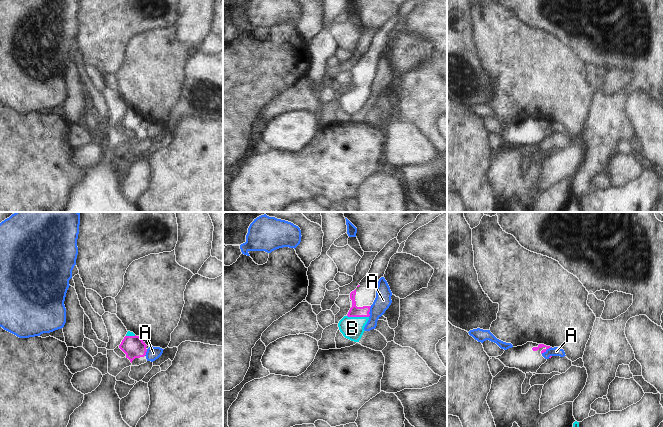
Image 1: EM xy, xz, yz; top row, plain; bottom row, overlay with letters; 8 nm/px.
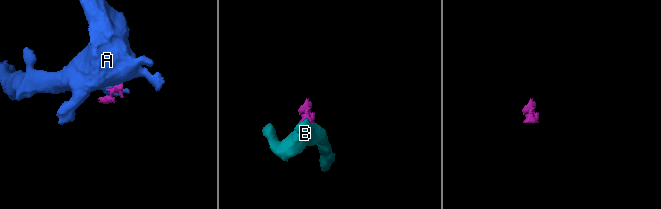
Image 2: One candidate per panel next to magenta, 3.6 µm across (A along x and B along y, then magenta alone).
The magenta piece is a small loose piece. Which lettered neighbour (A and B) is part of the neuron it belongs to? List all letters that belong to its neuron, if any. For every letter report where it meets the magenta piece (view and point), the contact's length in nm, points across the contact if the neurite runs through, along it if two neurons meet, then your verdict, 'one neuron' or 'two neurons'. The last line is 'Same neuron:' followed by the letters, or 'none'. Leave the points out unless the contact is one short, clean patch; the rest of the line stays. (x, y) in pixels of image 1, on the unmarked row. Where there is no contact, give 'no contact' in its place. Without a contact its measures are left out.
A: xz (369, 87) | 90 nm | along xz (371, 82), (368, 92) | two neurons
B: xz (358, 92) | 180 nm | one neuron
Same neuron: B

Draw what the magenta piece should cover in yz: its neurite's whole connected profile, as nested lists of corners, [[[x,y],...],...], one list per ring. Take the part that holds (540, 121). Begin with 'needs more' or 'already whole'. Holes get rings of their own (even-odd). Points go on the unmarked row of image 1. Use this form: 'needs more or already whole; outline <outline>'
needs more; outline [[[527,118],[522,122],[512,123],[504,127],[501,132],[495,133],[499,135],[506,143],[516,144],[523,149],[536,149],[545,135],[542,130],[551,124],[544,120]]]

